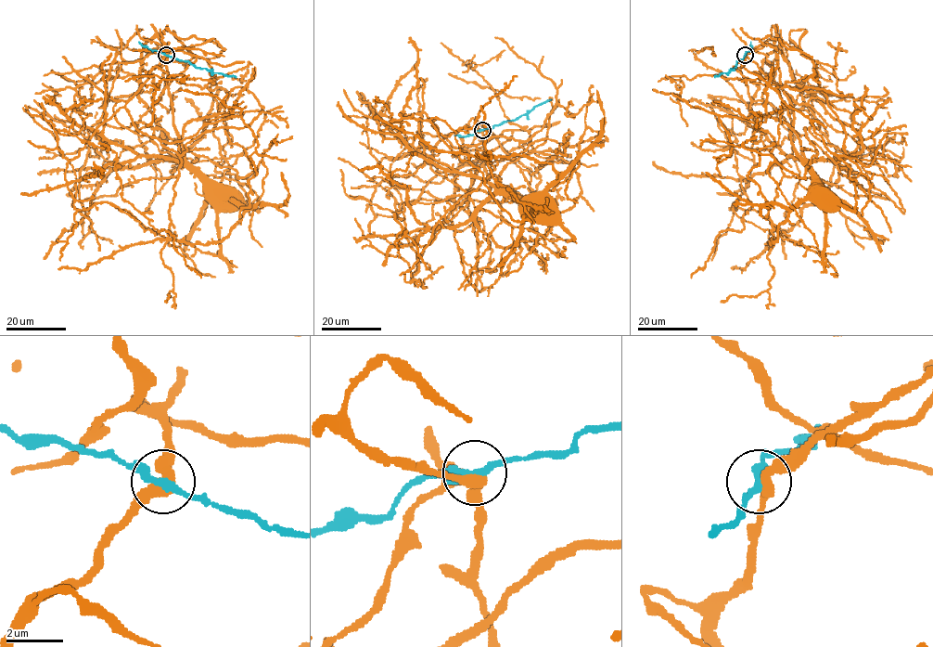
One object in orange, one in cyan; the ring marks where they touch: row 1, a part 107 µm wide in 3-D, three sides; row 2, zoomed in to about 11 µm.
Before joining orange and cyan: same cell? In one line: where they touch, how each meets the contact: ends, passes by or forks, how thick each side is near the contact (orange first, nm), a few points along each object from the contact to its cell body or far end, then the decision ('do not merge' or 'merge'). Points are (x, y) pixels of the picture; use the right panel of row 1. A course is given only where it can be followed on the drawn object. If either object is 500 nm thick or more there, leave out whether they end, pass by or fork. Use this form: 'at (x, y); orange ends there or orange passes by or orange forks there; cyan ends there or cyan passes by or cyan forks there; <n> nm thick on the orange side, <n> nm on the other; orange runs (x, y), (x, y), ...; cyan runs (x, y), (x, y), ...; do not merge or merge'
at (745, 55); orange passes by; cyan passes by; 420 nm thick on the orange side, 300 nm on the other; orange runs (746, 55), (764, 43), (774, 49), (780, 85), (793, 109), (790, 141), (810, 172), (829, 191), (826, 201); cyan runs (746, 55), (734, 67), (714, 77); do not merge

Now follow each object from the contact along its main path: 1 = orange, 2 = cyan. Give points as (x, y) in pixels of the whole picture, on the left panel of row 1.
1: (166, 55), (168, 43), (168, 95), (173, 126), (183, 156), (227, 201)
2: (166, 55), (197, 67), (236, 77)

